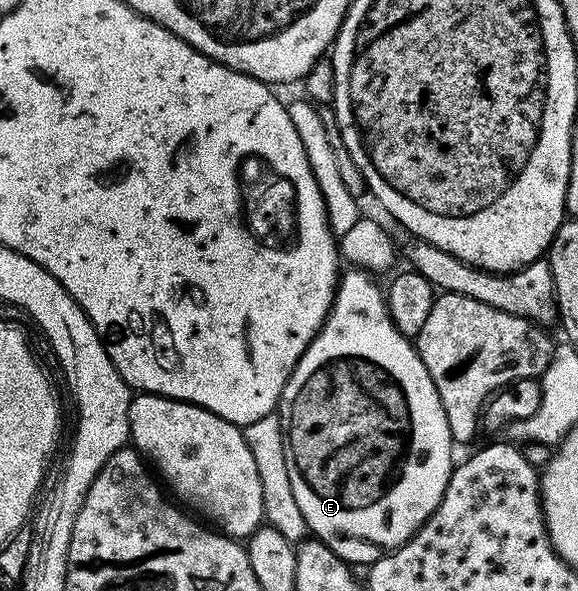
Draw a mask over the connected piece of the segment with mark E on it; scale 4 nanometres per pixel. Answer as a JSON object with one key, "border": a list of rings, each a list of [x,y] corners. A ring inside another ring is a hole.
{"border":[[[348,269],[348,272],[346,271],[339,276],[336,295],[332,299],[332,309],[324,321],[324,326],[312,338],[312,343],[306,349],[306,353],[302,353],[294,373],[288,379],[283,393],[280,394],[278,414],[284,434],[286,470],[290,472],[290,489],[294,489],[294,501],[298,501],[298,509],[302,509],[309,532],[321,543],[325,543],[345,563],[371,565],[385,553],[403,545],[432,516],[434,509],[438,509],[446,493],[448,478],[452,475],[454,444],[450,425],[446,421],[446,409],[442,409],[442,401],[438,397],[438,389],[422,357],[416,351],[415,342],[409,336],[402,334],[388,316],[386,295],[382,287],[379,287],[375,283],[377,280],[365,270]]]}

